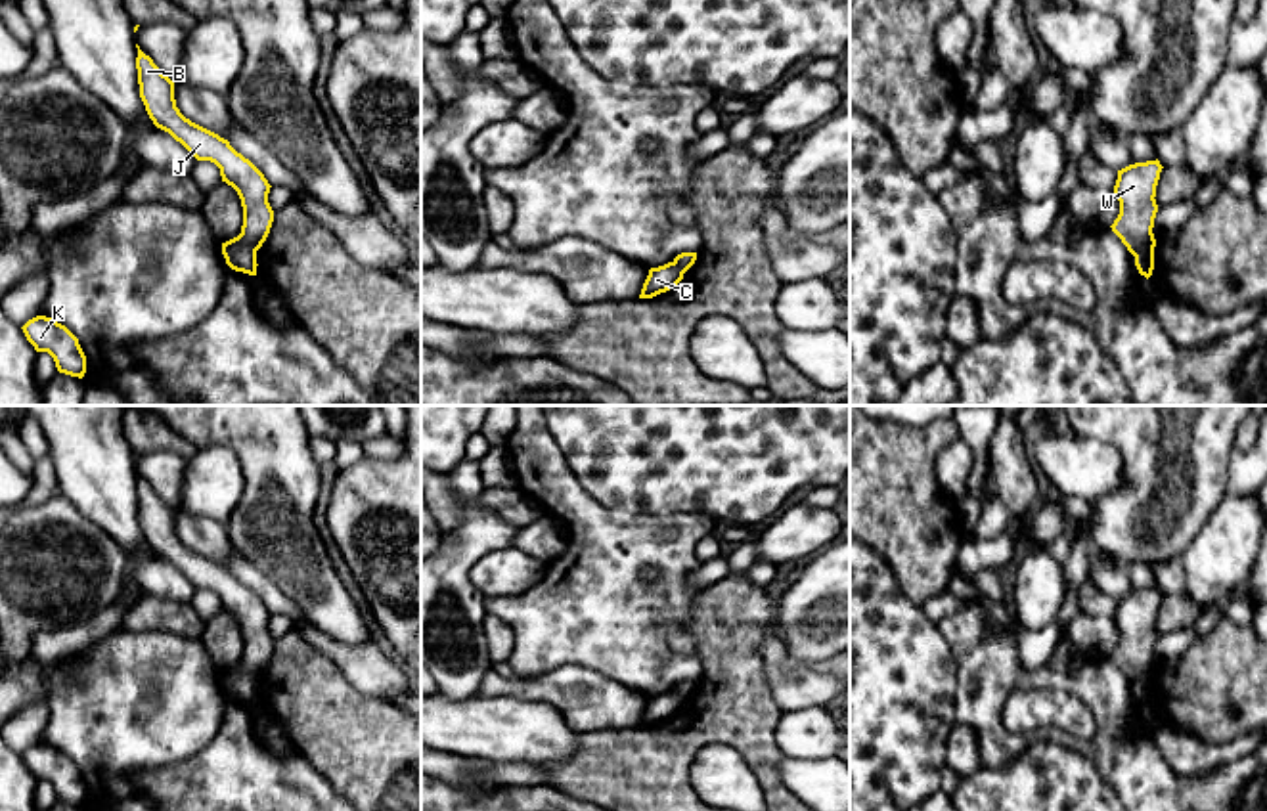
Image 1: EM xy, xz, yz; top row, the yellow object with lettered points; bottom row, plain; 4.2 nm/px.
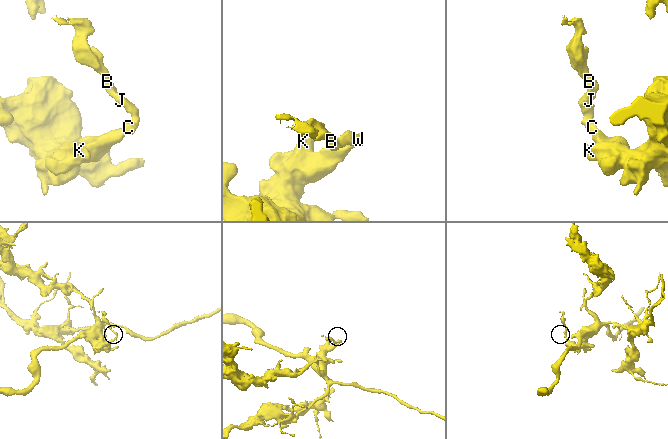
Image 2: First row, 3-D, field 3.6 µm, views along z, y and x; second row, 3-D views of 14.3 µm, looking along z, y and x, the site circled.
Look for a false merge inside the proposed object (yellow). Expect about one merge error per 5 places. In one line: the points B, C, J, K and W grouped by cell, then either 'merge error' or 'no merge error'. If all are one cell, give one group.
B J W / C K; merge error

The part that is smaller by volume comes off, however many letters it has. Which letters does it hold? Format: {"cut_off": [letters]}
{"cut_off": ["B", "J", "W"]}

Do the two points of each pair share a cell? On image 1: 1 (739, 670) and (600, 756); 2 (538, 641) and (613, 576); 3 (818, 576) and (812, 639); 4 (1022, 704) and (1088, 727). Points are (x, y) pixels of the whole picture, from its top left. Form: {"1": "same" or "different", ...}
{"1": "same", "2": "same", "3": "same", "4": "same"}

